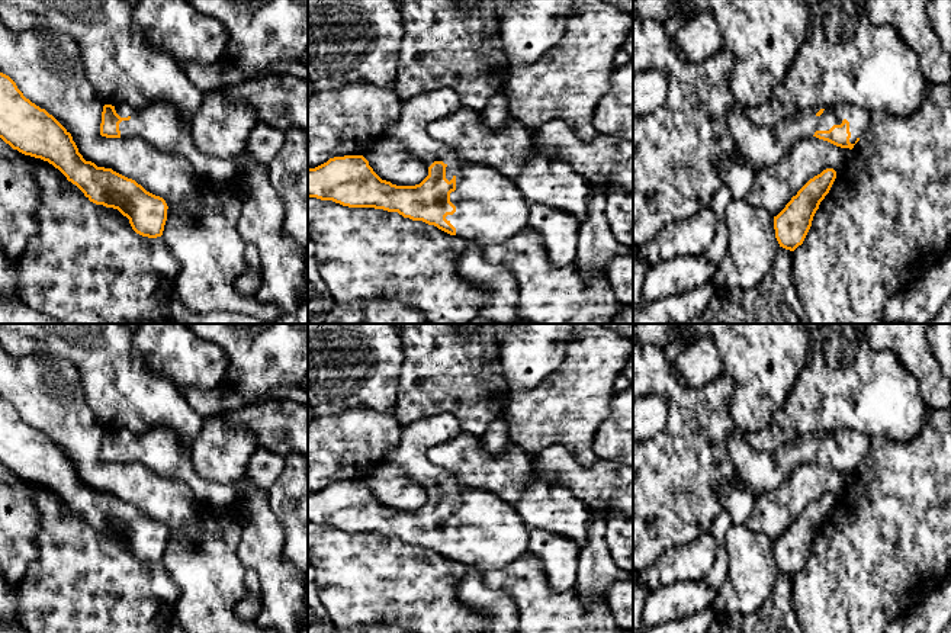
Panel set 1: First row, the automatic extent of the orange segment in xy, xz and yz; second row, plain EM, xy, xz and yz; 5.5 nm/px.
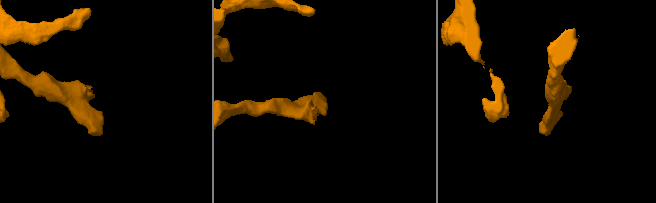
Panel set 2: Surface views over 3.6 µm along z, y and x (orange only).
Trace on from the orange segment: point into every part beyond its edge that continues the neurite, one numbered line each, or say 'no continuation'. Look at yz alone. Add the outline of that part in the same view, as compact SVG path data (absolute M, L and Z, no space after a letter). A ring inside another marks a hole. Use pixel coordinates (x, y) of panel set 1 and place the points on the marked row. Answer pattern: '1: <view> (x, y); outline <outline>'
1: yz (858, 118); outline M852 105L828 107L820 116L810 115L809 125L815 132L829 131L833 125L841 125L844 119L849 122L849 142L855 144L855 141L862 136L870 123L870 112L862 107Z

